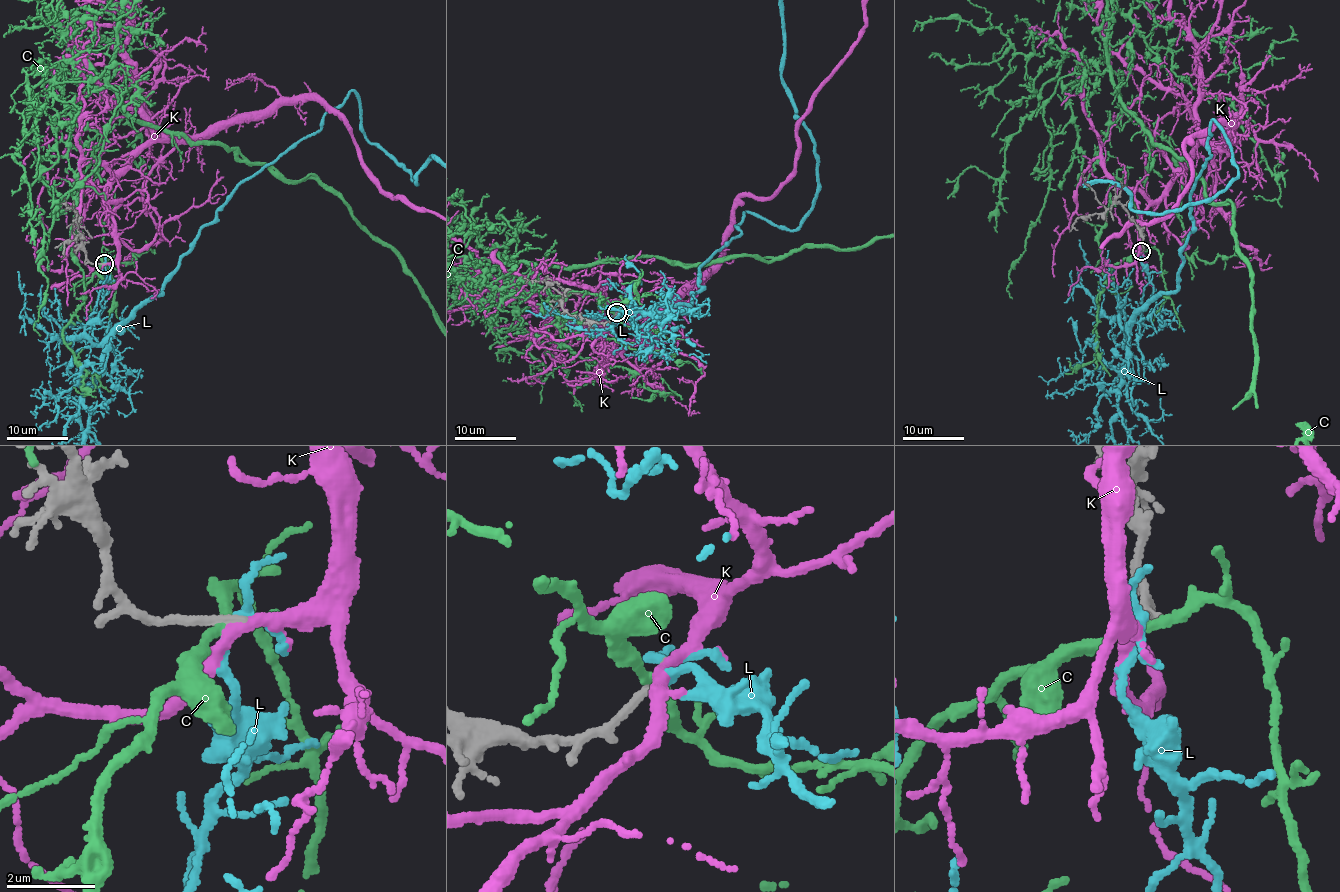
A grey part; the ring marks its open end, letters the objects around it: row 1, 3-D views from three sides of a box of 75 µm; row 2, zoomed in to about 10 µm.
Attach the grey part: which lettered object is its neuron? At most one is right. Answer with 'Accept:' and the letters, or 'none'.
Accept: none

